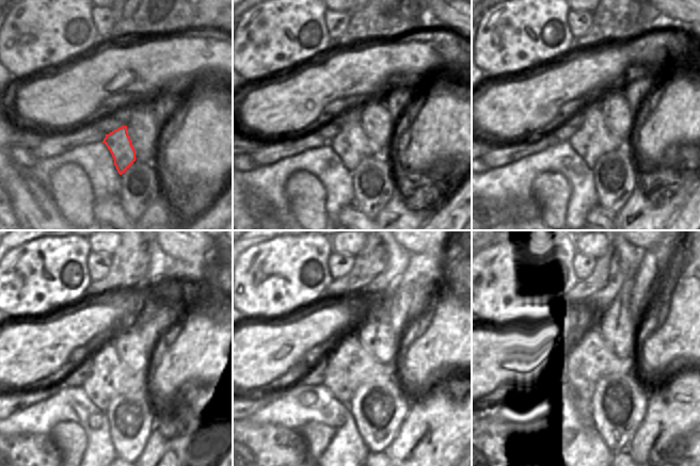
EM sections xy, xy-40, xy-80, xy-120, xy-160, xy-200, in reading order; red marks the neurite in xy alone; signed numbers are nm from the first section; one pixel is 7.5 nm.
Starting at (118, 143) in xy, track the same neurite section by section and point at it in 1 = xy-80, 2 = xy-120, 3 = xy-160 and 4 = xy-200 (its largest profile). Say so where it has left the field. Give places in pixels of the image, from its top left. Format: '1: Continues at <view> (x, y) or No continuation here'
1: Continues at xy-80 (592, 140)
2: Continues at xy-120 (111, 376)
3: Continues at xy-160 (348, 365)
4: Continues at xy-200 (587, 358)

